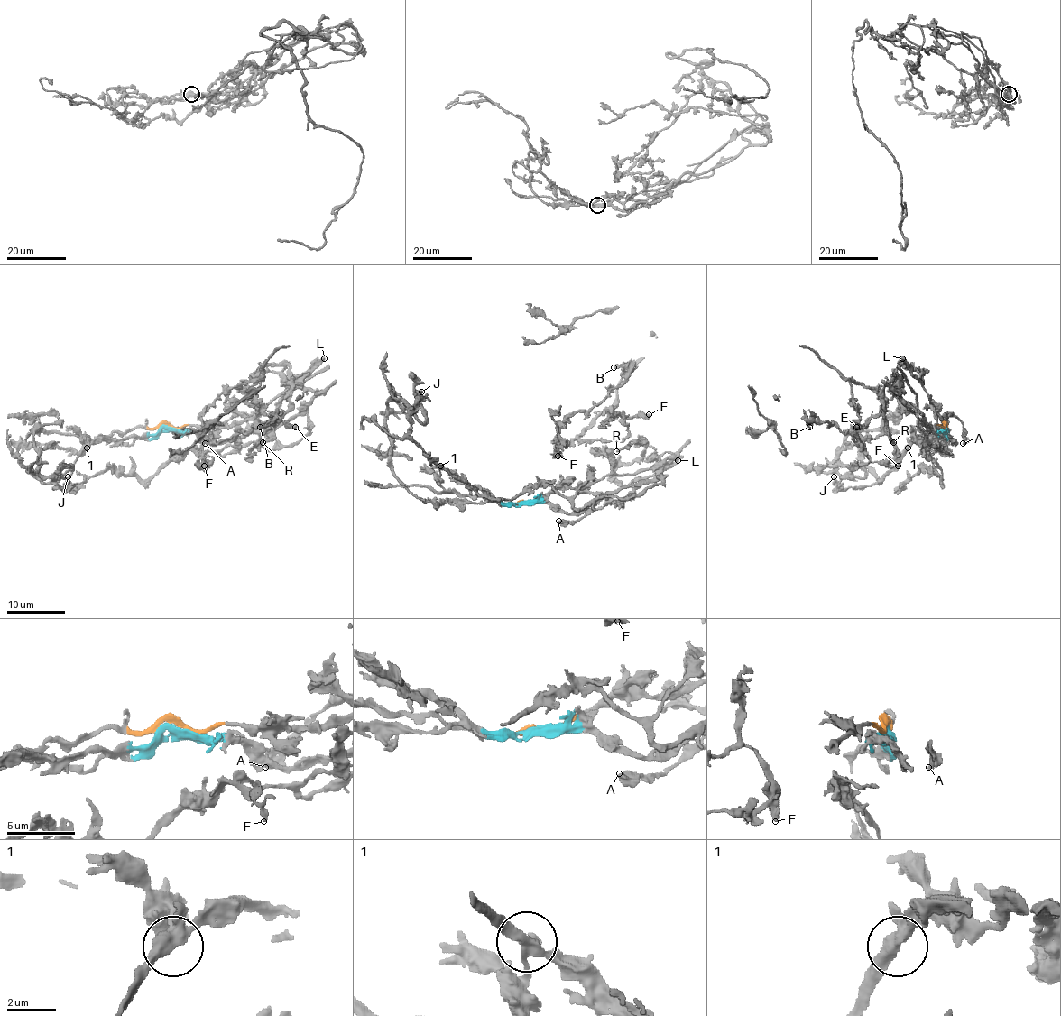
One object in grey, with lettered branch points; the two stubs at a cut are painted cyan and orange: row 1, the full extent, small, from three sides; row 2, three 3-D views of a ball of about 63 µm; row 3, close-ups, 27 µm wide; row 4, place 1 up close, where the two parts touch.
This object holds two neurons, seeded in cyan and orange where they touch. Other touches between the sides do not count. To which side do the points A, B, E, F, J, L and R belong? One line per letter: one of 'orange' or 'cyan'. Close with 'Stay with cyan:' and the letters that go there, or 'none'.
A: cyan
B: cyan
E: cyan
F: cyan
J: cyan
L: cyan
R: cyan
Stay with cyan: A, B, E, F, J, L, R

